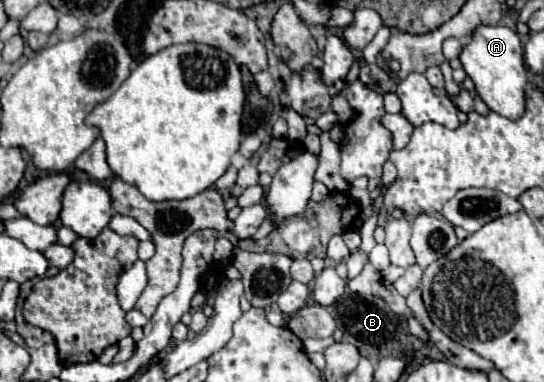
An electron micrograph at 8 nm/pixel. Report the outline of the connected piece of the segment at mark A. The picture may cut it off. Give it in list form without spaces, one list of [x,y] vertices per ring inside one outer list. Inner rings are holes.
[[[479,25],[471,33],[471,41],[463,47],[459,55],[465,73],[475,83],[477,95],[487,103],[487,107],[507,119],[517,119],[525,111],[525,83],[527,69],[523,65],[523,49],[519,35],[509,27]]]

